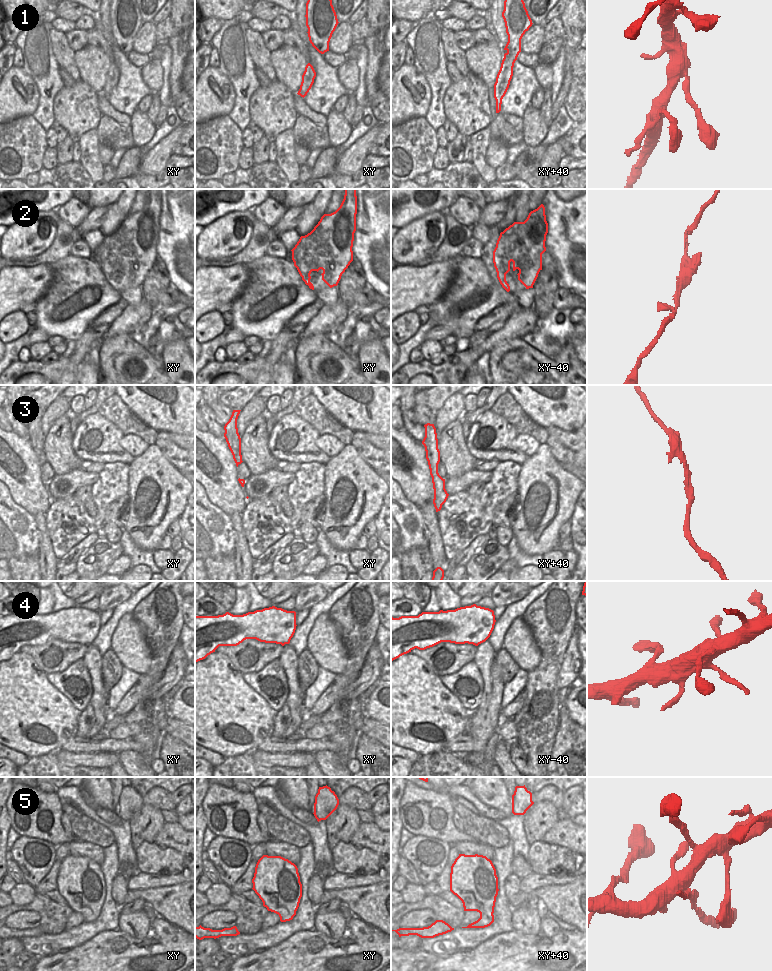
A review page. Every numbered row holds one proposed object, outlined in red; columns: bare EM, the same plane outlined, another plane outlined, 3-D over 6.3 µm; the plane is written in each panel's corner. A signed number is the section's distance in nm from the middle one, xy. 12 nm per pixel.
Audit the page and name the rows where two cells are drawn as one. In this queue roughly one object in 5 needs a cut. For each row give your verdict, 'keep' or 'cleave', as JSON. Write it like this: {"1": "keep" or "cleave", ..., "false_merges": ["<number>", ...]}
{"1": "keep", "2": "keep", "3": "keep", "4": "keep", "5": "cleave", "false_merges": ["5"]}

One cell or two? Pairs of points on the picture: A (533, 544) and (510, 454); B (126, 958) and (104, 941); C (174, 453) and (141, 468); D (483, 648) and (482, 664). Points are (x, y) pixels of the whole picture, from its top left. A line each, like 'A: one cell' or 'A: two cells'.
A: two cells
B: one cell
C: two cells
D: one cell

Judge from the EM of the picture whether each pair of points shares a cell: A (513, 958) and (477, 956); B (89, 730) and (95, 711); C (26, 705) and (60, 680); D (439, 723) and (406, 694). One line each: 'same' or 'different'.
A: same
B: same
C: different
D: same

